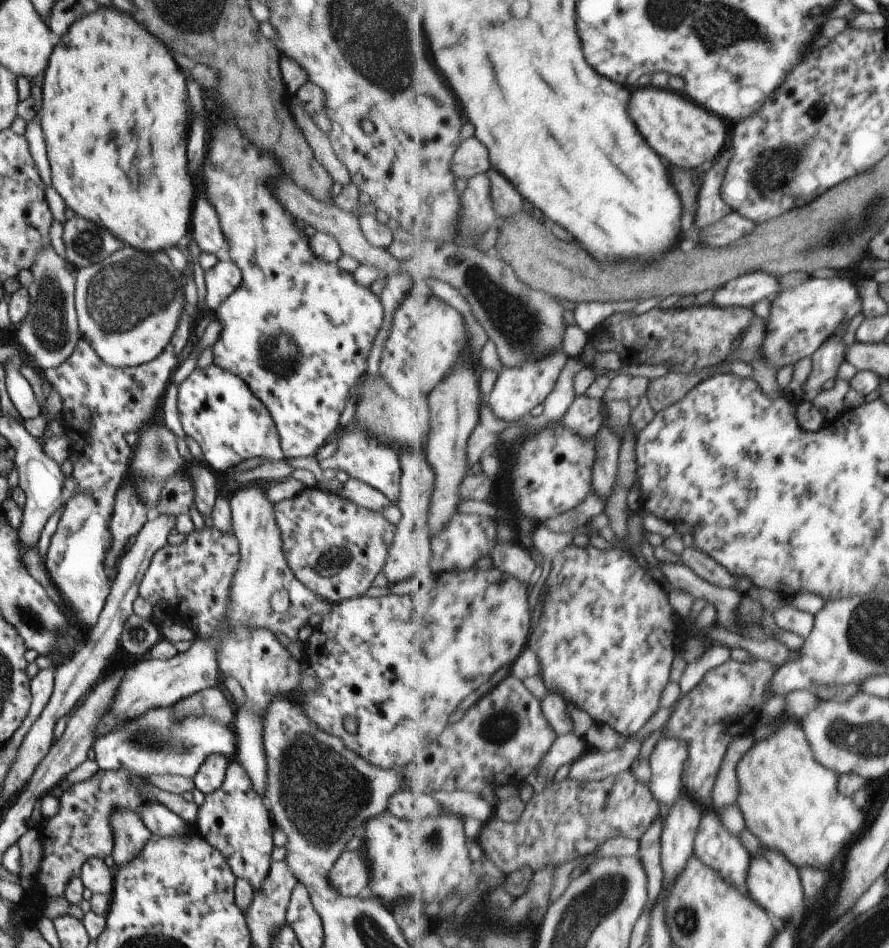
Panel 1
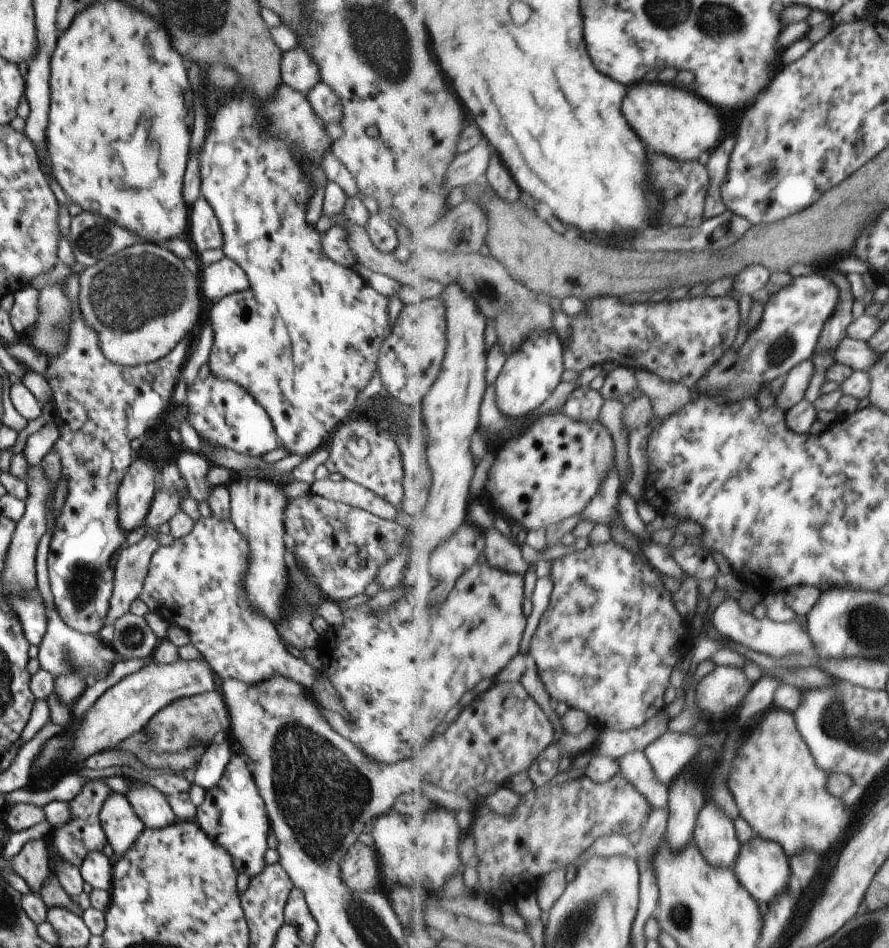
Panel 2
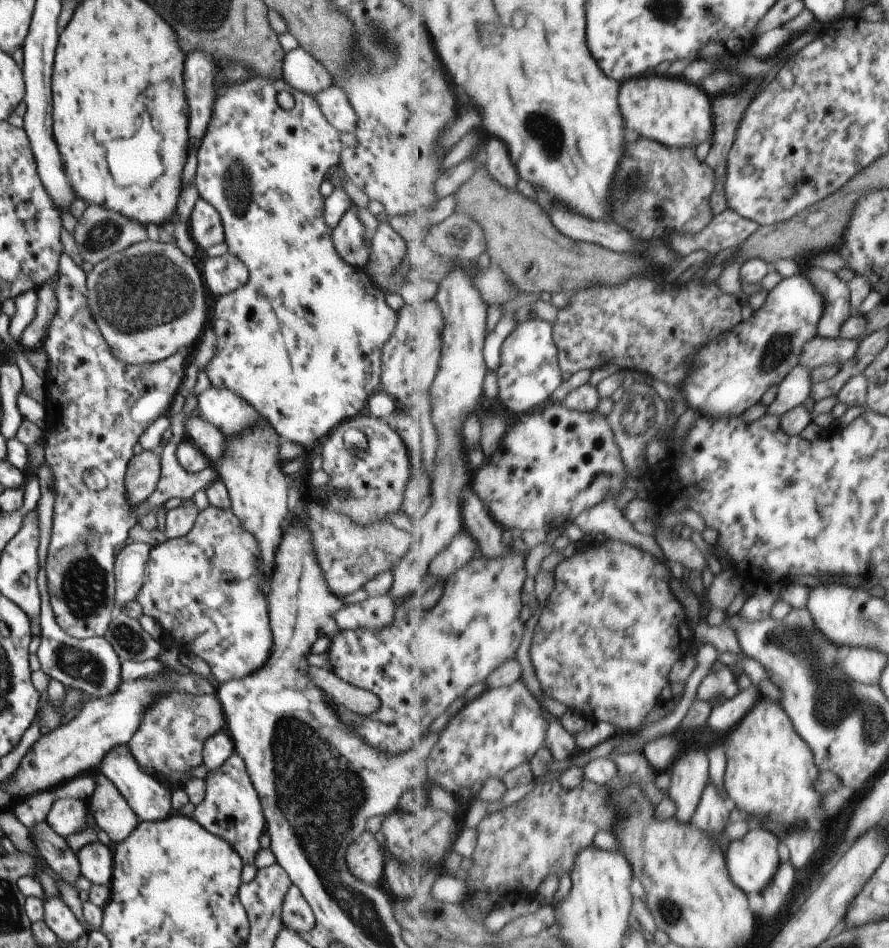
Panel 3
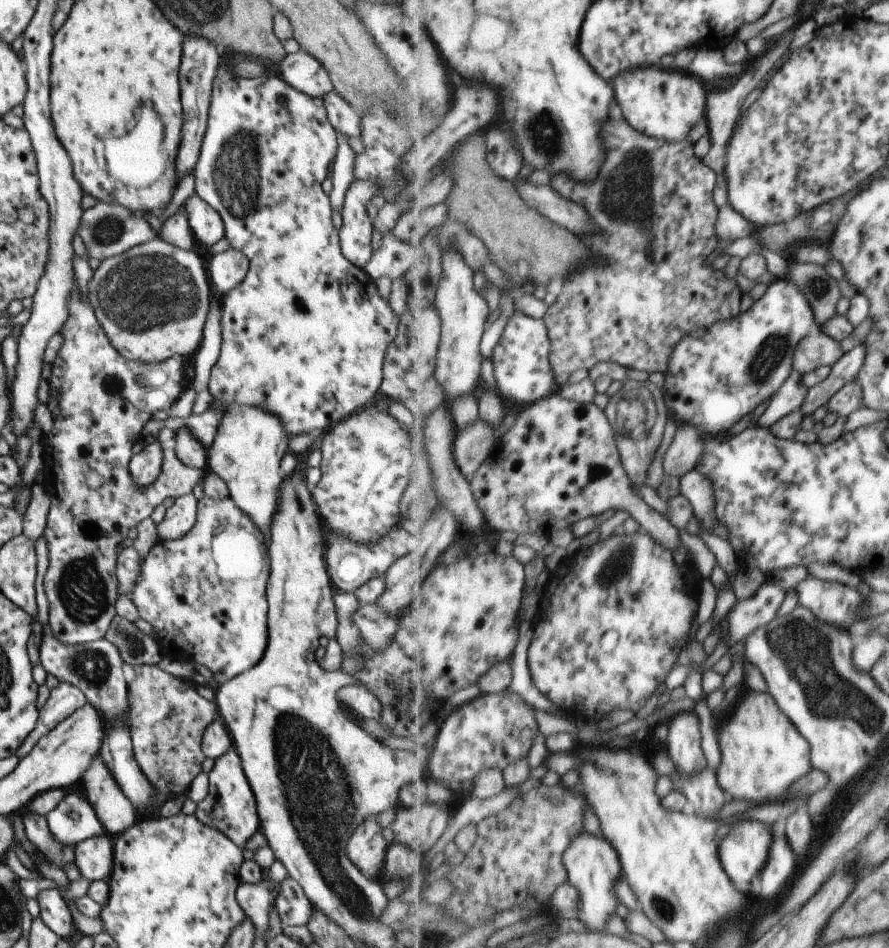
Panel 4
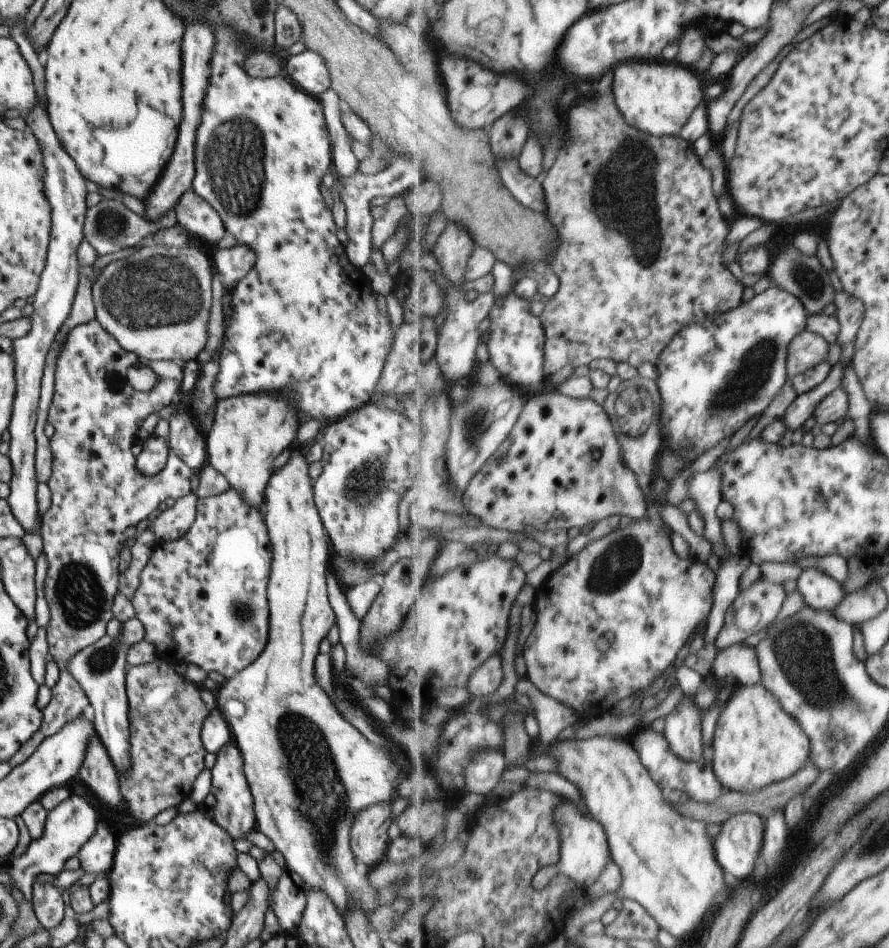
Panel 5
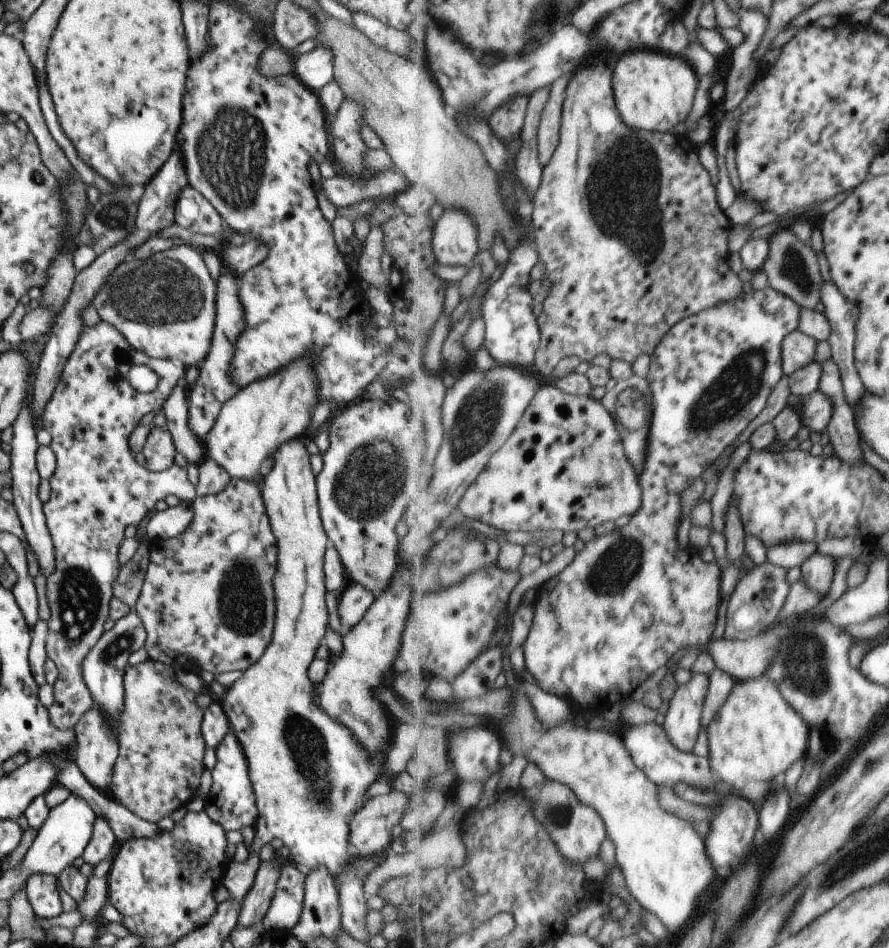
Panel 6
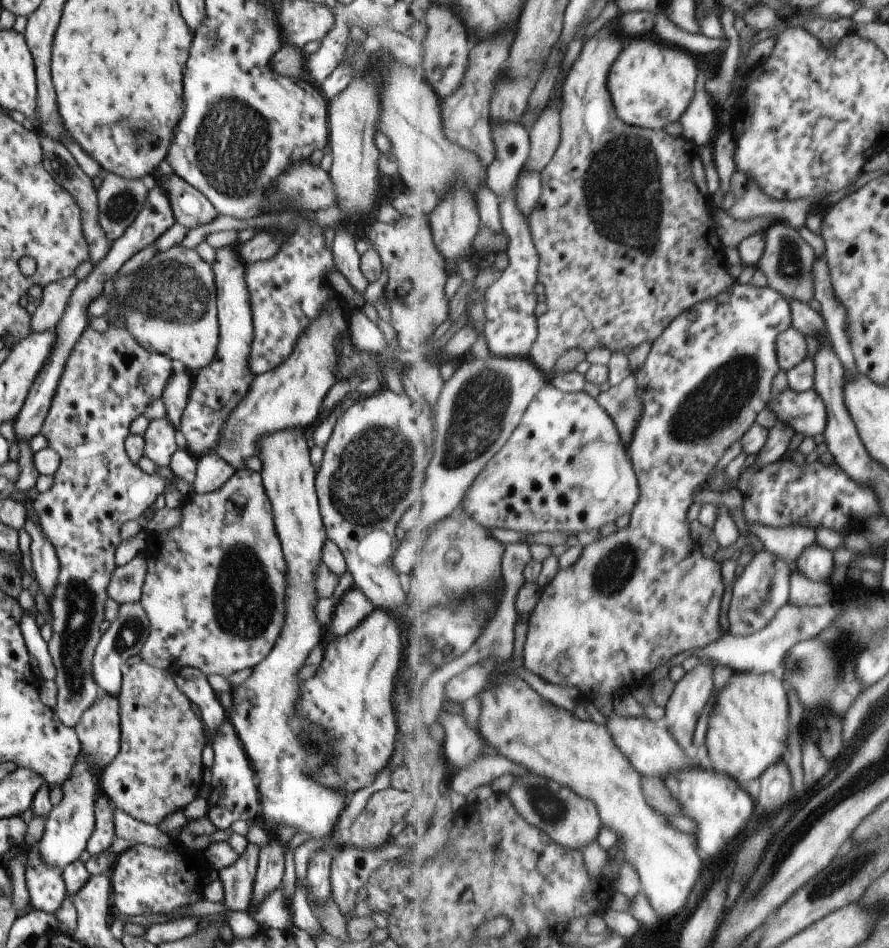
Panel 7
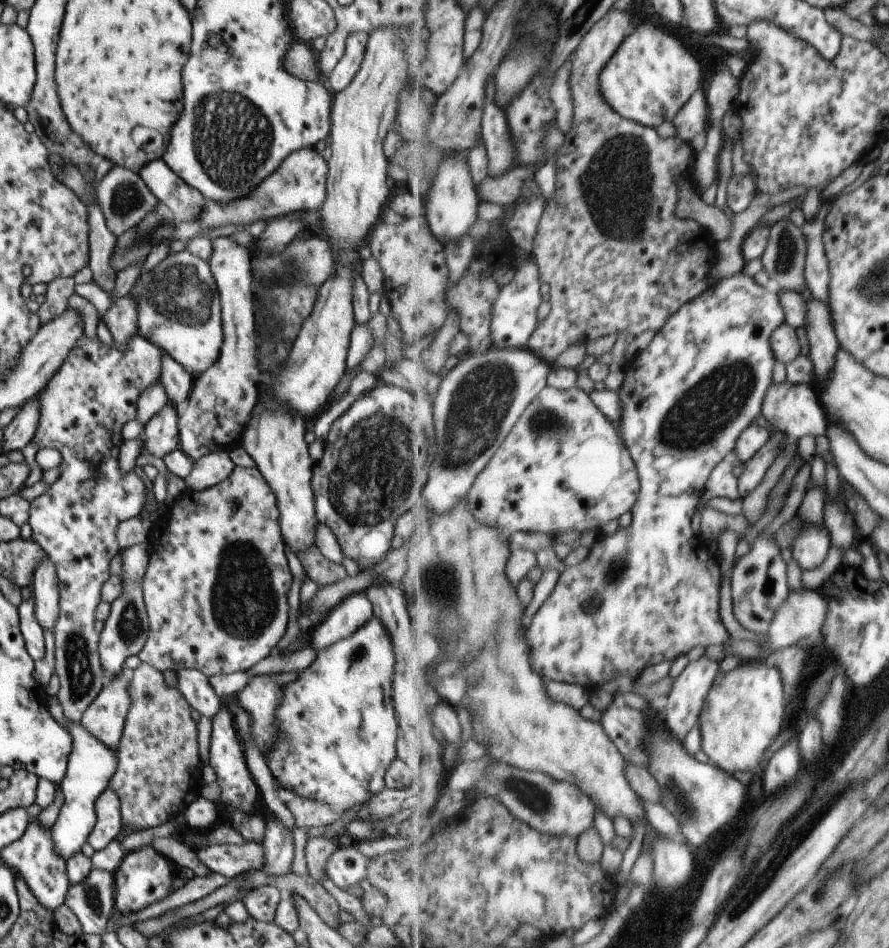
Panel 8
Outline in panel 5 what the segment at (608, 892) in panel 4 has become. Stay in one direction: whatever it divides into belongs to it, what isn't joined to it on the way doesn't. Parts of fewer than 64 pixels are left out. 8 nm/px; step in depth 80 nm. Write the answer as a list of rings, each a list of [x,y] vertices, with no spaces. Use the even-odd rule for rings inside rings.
[[[573,797],[565,799],[564,803],[556,810],[556,822],[560,827],[561,858],[559,862],[541,868],[535,878],[531,878],[531,887],[534,890],[543,890],[544,886],[557,873],[570,876],[578,886],[586,890],[603,872],[603,866],[613,860],[612,850],[608,841],[605,827],[591,814],[586,815],[573,801]]]

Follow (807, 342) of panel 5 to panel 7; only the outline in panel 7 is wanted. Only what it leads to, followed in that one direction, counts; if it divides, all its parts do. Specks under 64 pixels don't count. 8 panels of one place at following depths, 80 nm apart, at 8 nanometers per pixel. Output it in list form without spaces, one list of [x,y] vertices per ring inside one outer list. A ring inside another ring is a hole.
[[[791,326],[780,334],[776,342],[780,368],[786,373],[807,358],[807,338],[803,335]]]

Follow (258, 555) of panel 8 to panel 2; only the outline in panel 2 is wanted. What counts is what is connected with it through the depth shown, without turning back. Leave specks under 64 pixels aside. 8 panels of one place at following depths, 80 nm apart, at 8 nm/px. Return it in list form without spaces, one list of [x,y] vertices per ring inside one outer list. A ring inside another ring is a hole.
[[[213,514],[200,516],[182,539],[173,539],[169,545],[157,547],[153,551],[138,599],[145,604],[149,613],[155,613],[169,625],[183,629],[188,635],[188,642],[222,681],[235,679],[252,685],[273,675],[283,675],[304,687],[321,682],[326,678],[321,668],[312,668],[305,661],[287,653],[275,626],[246,601],[243,577],[248,565],[248,554],[248,542],[239,534],[230,519],[218,519]]]

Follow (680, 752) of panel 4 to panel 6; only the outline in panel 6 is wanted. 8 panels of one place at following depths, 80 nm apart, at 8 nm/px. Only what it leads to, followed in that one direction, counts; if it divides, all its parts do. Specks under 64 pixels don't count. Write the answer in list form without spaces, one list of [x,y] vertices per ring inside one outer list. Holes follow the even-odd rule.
[[[692,673],[691,676],[674,693],[663,723],[673,744],[688,753],[691,753],[699,738],[711,677],[707,673]]]

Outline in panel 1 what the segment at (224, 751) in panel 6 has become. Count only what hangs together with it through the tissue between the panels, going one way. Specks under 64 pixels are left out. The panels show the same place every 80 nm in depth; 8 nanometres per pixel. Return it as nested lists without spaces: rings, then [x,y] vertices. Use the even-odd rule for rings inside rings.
[[[237,760],[228,763],[221,784],[212,793],[204,795],[202,804],[197,807],[196,821],[191,826],[223,855],[235,878],[246,880],[252,890],[258,889],[272,863],[271,833],[274,827],[263,798],[254,791]]]

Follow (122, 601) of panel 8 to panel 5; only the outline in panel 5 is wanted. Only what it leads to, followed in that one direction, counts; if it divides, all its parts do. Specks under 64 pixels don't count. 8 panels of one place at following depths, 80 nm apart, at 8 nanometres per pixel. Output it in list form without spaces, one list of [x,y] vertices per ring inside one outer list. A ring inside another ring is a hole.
[[[135,617],[124,620],[116,637],[103,635],[97,642],[87,645],[68,660],[69,674],[81,686],[88,703],[94,710],[92,725],[98,739],[111,757],[119,777],[126,777],[130,760],[128,759],[128,726],[127,701],[124,683],[123,666],[126,663],[126,652],[130,646],[144,639],[144,628]]]

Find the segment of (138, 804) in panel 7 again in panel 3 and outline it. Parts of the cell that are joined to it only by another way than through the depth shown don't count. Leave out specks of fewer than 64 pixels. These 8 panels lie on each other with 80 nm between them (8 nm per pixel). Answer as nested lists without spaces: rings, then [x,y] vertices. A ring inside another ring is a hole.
[[[169,691],[143,713],[140,725],[127,743],[128,751],[138,765],[151,770],[151,776],[161,785],[179,787],[189,780],[189,772],[202,764],[203,743],[219,729],[225,729],[224,716],[215,696]]]

